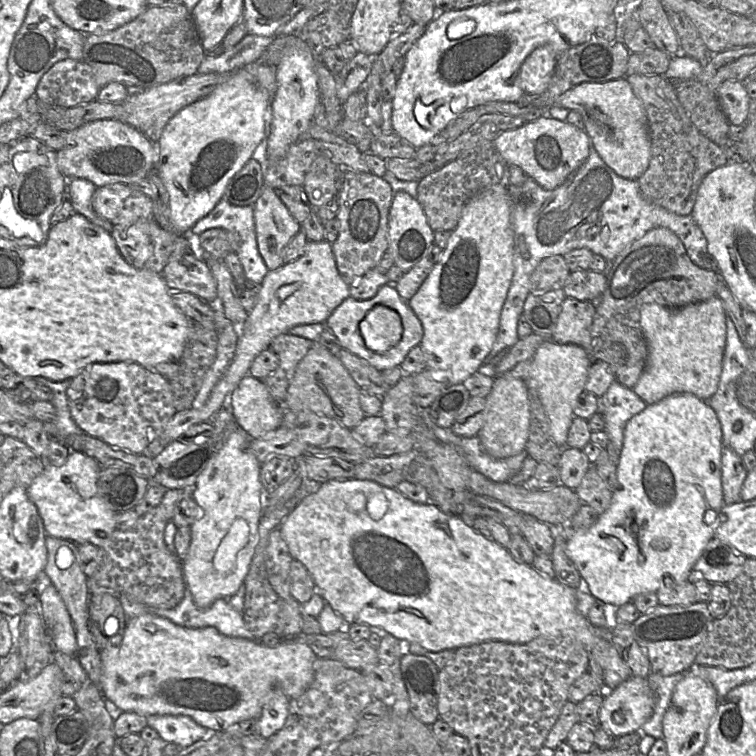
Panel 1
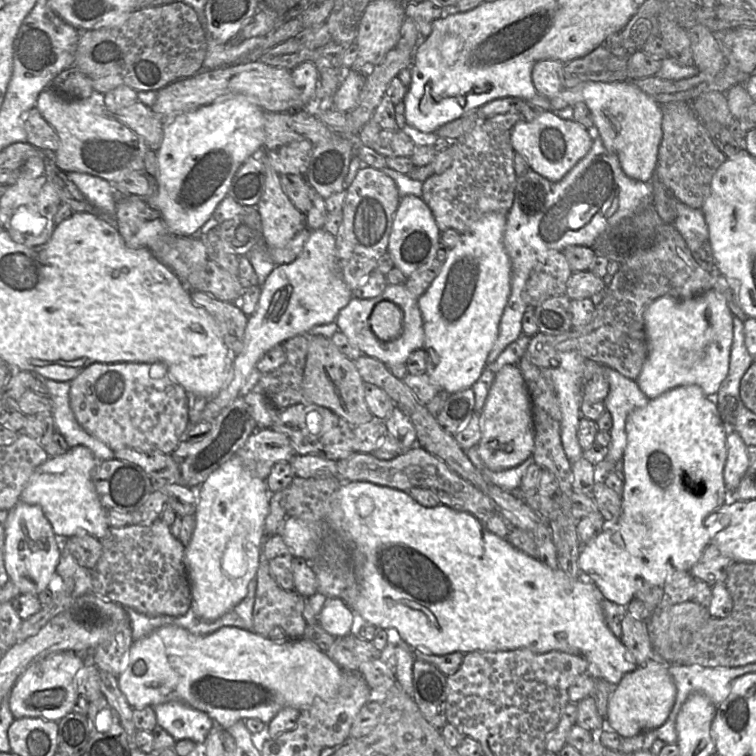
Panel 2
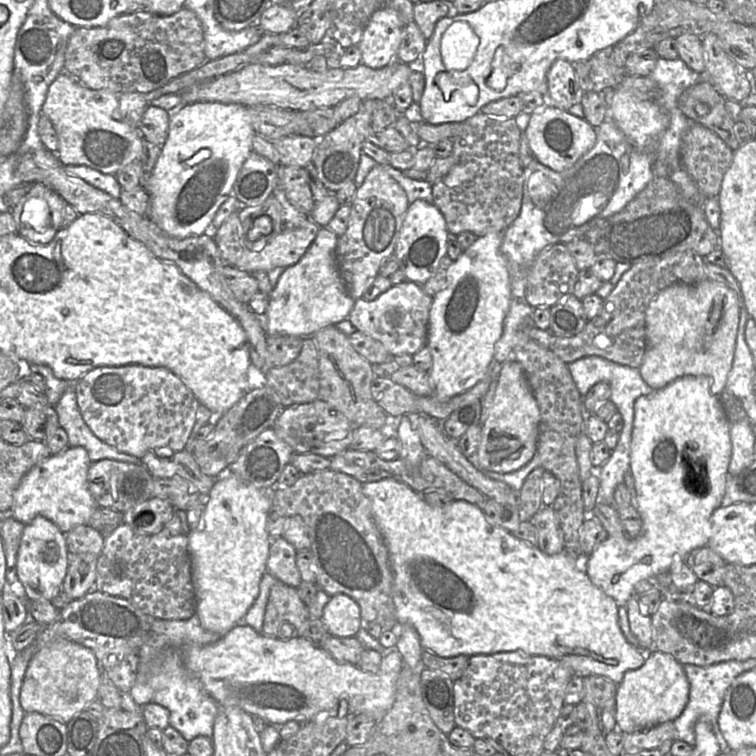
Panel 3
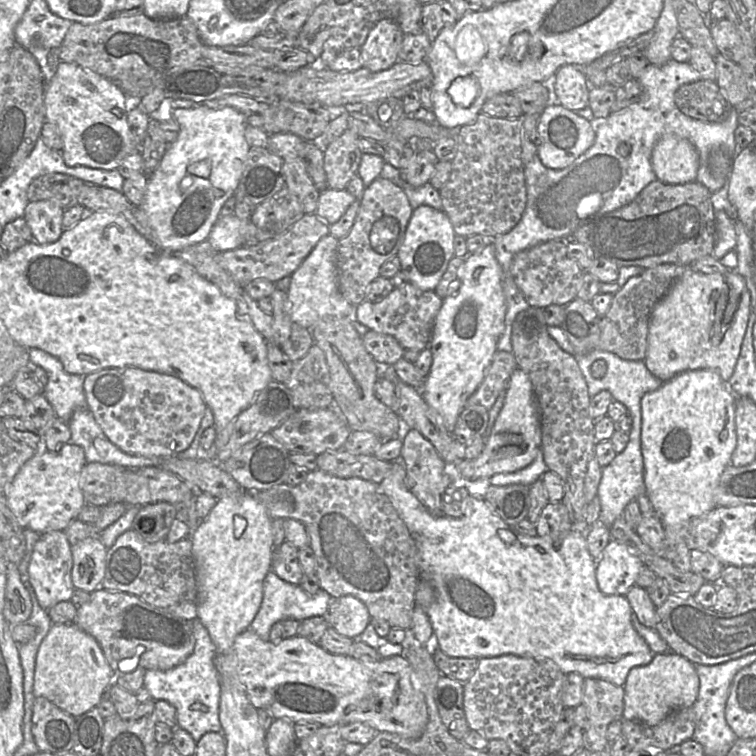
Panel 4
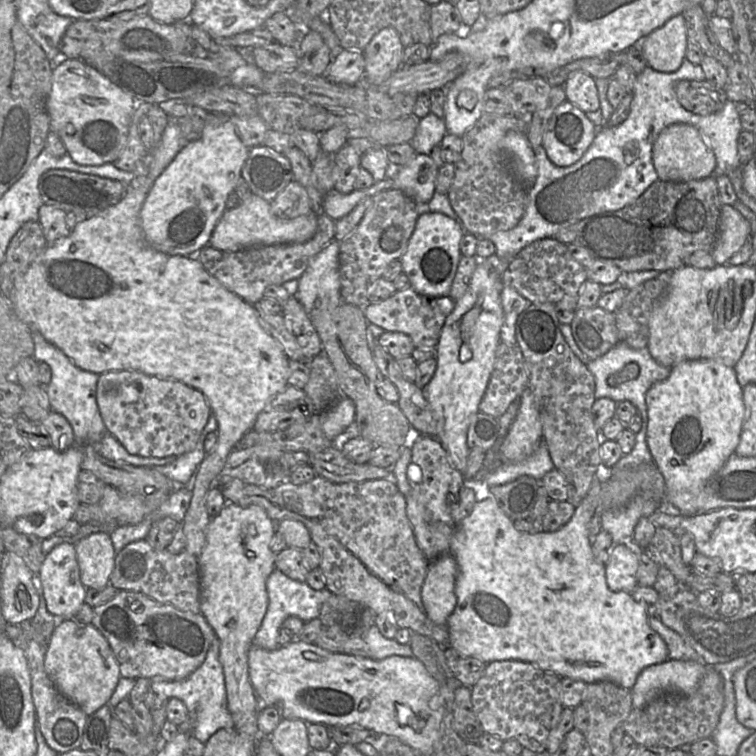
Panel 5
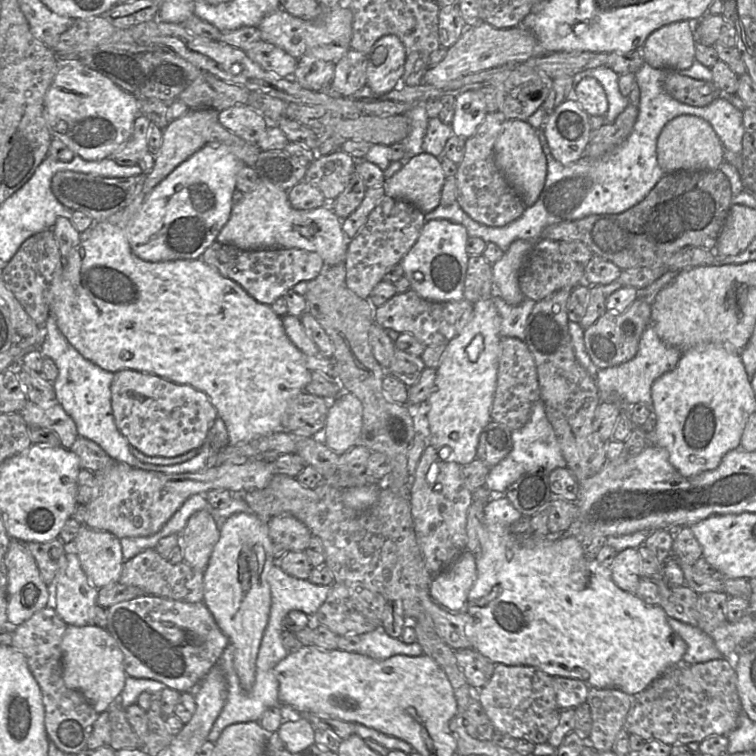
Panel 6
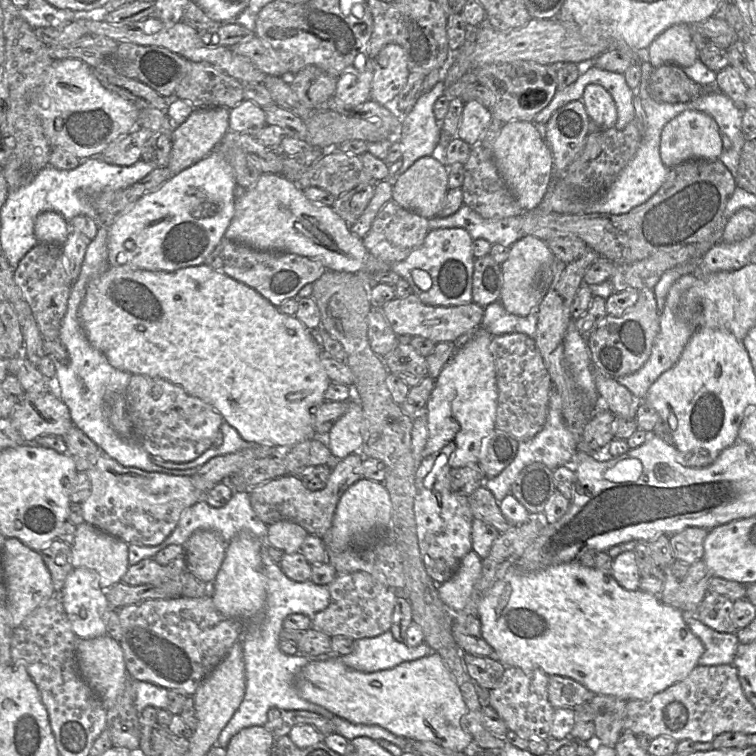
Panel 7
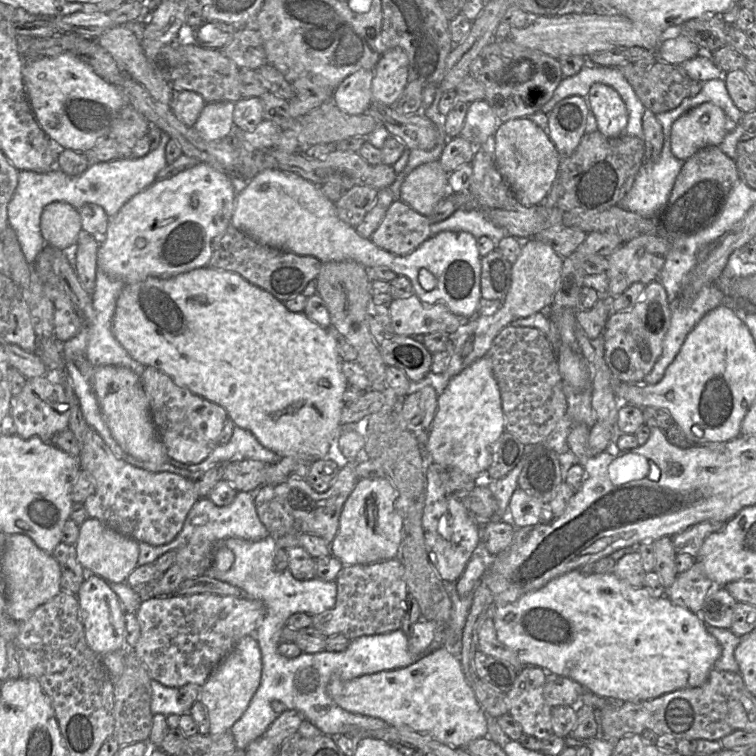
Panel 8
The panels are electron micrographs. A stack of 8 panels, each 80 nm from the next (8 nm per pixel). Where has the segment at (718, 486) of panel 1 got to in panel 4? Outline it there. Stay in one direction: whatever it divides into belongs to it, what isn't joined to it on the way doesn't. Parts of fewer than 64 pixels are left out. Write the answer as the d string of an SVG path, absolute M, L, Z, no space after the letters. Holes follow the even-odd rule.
M708 369L688 370L676 375L669 381L664 381L663 385L657 390L646 393L641 399L641 412L641 451L644 464L645 494L662 521L666 535L666 546L676 547L681 541L686 541L688 545L688 537L690 535L692 522L694 520L699 520L716 507L715 492L720 477L725 468L730 464L731 456L737 445L735 424L736 395L727 381L724 381L717 372ZM613 539L608 543L596 564L596 579L599 589L606 595L624 595L635 586L641 568L644 566L639 557L631 553L629 547Z

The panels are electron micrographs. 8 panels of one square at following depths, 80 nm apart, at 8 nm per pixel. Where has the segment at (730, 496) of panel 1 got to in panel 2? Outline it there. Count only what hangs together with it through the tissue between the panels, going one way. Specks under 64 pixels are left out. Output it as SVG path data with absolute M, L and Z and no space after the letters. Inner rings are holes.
M735 430L728 432L727 459L724 466L724 483L727 492L734 492L738 488L750 466L747 448L738 432Z

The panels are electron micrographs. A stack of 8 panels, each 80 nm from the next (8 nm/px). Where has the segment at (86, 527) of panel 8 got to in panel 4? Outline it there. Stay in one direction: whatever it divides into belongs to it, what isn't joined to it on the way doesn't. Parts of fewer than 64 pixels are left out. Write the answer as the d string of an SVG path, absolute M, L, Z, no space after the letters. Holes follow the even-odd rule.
M86 538L71 548L73 566L71 572L75 589L93 592L101 588L106 572L108 548L97 538Z

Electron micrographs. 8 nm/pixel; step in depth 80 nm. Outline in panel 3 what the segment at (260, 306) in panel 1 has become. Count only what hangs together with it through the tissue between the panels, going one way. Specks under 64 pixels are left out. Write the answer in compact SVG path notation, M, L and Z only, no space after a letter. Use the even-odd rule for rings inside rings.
M320 227L316 238L302 258L284 268L269 295L269 305L262 318L267 337L288 335L307 337L318 330L347 320L355 300L349 295L336 260L338 236Z

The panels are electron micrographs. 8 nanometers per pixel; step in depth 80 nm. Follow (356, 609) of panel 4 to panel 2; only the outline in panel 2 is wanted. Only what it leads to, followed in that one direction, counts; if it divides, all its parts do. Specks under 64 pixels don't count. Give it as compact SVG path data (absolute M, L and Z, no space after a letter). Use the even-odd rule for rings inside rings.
M328 598L324 604L318 623L331 635L341 638L354 630L355 613L341 598Z

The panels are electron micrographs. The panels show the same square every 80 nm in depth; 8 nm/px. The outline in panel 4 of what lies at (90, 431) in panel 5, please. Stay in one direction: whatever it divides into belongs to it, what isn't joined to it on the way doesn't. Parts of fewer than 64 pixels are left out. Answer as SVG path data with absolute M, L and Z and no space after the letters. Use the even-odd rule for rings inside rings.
M29 349L30 364L42 367L48 375L44 395L58 418L68 422L77 409L87 408L84 379L87 375L68 373L62 362L53 355L38 349Z

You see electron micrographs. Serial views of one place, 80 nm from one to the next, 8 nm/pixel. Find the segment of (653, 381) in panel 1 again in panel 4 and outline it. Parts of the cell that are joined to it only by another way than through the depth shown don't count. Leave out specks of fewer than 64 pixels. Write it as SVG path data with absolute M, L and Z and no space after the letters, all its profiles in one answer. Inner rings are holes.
M687 269L654 306L649 318L647 369L662 381L669 381L688 370L708 369L728 381L735 370L751 312L751 294L745 278L736 271L704 274Z

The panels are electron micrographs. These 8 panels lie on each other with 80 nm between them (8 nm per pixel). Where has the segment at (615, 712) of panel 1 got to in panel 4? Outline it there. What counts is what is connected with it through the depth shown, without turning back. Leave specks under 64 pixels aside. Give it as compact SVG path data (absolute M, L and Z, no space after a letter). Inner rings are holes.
M672 651L656 653L652 661L632 668L624 688L623 720L635 720L655 726L669 714L692 707L699 692L699 677L695 665L685 657Z

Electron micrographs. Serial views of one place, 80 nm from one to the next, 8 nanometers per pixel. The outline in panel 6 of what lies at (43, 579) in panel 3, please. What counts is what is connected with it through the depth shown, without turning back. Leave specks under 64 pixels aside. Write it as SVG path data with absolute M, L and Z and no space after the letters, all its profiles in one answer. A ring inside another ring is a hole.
M67 552L49 587L48 607L55 608L68 625L90 623L90 610L97 605L98 589L89 583L78 556Z

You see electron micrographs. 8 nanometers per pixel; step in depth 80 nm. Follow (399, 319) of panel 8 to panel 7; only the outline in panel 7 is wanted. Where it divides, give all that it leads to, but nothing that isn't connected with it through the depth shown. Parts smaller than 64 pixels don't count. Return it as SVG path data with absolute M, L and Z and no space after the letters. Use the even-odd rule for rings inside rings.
M414 293L402 298L393 298L382 310L397 337L422 336L435 343L455 343L463 335L472 334L481 326L484 317L484 307L474 302L457 306L431 306L423 303Z

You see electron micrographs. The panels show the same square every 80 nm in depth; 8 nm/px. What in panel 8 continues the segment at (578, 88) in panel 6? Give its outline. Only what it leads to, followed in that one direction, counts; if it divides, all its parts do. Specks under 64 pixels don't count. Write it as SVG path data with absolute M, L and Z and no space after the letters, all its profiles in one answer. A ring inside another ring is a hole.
M594 84L587 95L589 110L594 114L598 130L606 137L621 136L628 125L628 112L619 93L611 86Z

